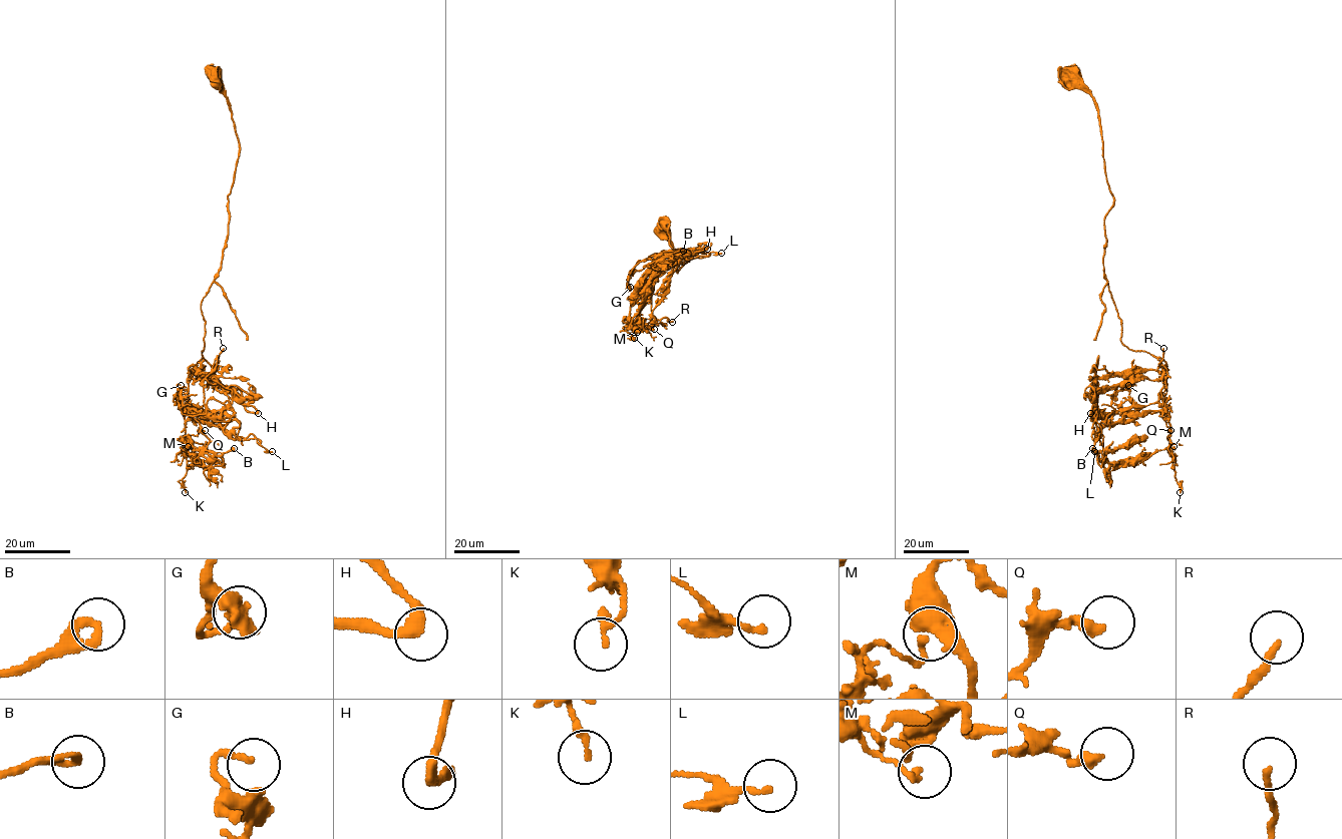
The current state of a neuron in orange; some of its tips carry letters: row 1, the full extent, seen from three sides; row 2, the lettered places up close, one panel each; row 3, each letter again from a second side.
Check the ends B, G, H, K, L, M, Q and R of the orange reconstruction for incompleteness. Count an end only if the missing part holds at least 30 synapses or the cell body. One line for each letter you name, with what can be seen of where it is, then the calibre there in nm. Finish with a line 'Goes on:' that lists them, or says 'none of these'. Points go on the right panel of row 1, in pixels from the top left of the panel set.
Goes on: none of these

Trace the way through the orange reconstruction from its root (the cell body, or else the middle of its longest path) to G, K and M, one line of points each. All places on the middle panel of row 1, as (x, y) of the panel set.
G: (662, 230), (688, 261), (650, 273), (645, 326), (627, 317), (654, 256), (631, 269), (630, 287)
K: (662, 230), (688, 261), (677, 272), (671, 261), (650, 273), (652, 319), (632, 322), (640, 326), (634, 338)
M: (662, 230), (688, 261), (677, 272), (671, 261), (650, 273), (652, 319), (645, 326), (633, 322), (637, 332)

